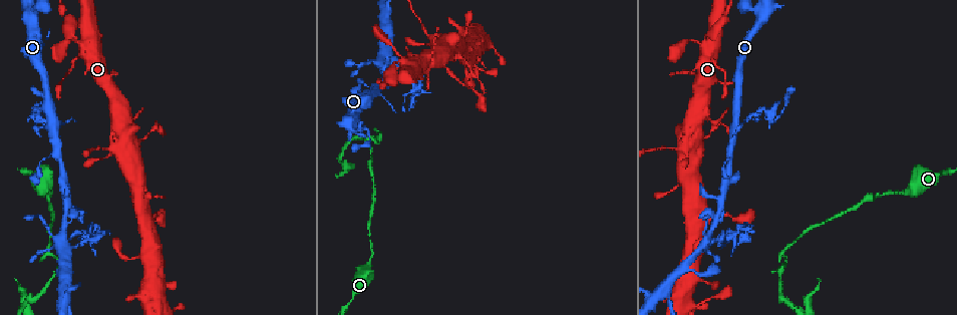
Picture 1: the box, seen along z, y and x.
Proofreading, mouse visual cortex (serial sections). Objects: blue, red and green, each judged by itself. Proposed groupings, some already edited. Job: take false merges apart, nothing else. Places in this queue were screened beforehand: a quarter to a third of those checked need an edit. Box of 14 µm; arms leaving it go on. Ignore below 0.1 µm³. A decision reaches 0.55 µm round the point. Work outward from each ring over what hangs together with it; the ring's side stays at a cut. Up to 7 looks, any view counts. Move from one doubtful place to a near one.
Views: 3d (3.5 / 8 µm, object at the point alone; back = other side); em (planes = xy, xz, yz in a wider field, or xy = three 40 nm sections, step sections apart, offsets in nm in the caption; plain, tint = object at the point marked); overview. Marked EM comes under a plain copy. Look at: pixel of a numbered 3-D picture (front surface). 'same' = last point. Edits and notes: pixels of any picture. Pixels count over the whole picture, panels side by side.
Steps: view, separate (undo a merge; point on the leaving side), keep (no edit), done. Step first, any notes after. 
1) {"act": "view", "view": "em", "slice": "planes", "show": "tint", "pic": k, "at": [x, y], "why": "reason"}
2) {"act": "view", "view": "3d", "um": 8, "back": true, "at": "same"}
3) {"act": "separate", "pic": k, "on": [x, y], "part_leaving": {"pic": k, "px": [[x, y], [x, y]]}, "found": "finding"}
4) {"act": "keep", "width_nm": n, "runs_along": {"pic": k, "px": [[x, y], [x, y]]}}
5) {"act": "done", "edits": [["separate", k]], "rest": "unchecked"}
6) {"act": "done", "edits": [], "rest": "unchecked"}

{"act": "view", "view": "3d", "um": 3.5, "pic": 1, "at": [370, 250], "why": "a narrow waist"}

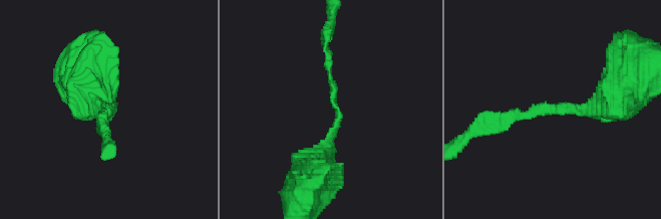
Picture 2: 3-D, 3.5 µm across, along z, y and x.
{"act": "view", "view": "em", "slice": "xy", "step": 3, "show": "tint", "pic": 2, "at": [114, 110], "arm_widths_nm": [150, 350]}

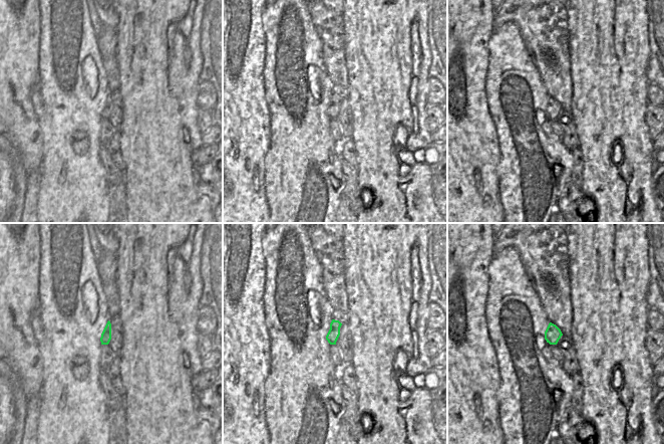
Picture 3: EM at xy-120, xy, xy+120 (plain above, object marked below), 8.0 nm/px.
{"act": "keep", "runs_along": {"pic": 2, "px": [[615, 99], [497, 121]]}, "found": "continuous, no second cell"}

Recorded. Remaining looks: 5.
{"act": "view", "view": "3d", "um": 3.5, "pic": 1, "at": [783, 253], "why": "sharp bend"}

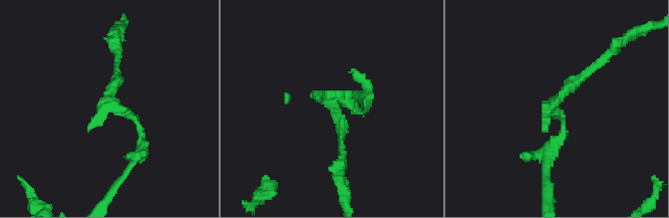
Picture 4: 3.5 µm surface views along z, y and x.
{"act": "view", "view": "em", "slice": "xy", "step": 5, "show": "tint", "pic": 4, "at": [110, 103], "why": "shape alone is not enough"}

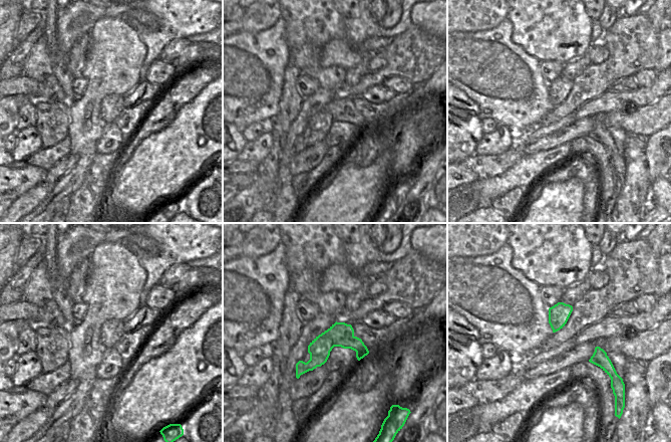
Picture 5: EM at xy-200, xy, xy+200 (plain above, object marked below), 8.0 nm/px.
{"act": "separate", "pic": 4, "on": [139, 130], "found": "a second cell is stuck on"}

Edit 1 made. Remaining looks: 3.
{"act": "done", "edits": [["separate", 4]], "rest": "unchecked"}

